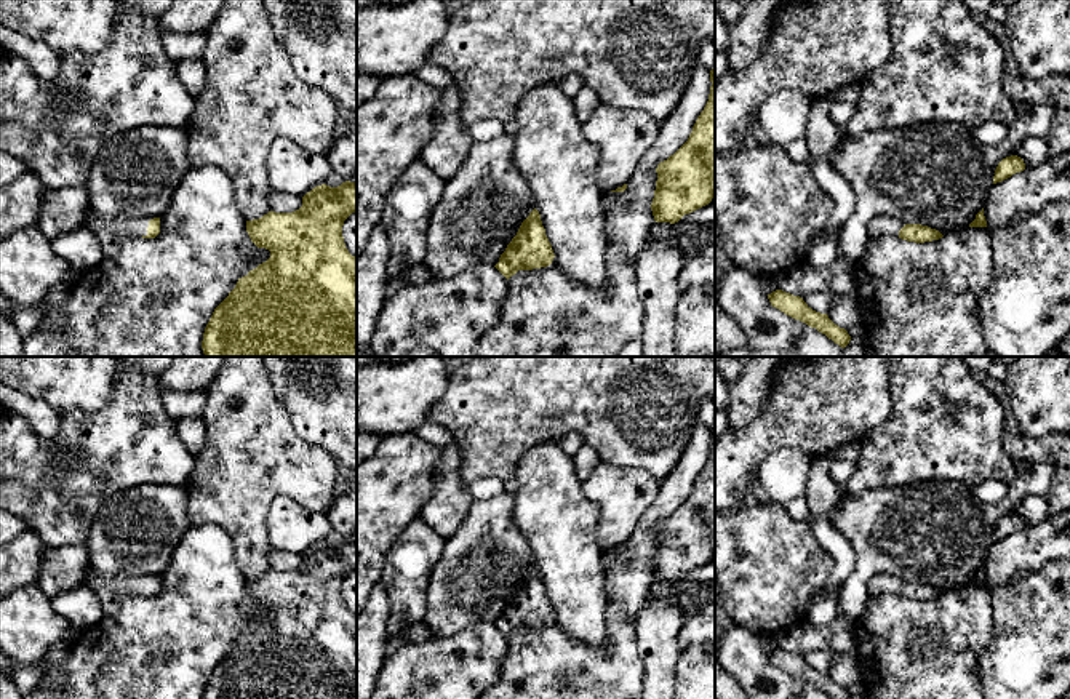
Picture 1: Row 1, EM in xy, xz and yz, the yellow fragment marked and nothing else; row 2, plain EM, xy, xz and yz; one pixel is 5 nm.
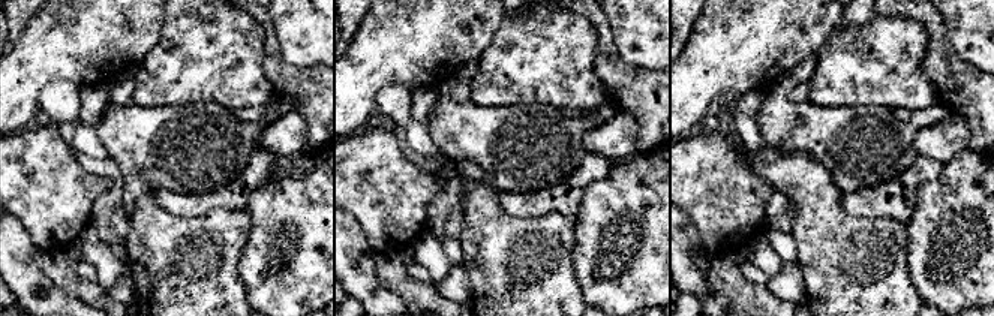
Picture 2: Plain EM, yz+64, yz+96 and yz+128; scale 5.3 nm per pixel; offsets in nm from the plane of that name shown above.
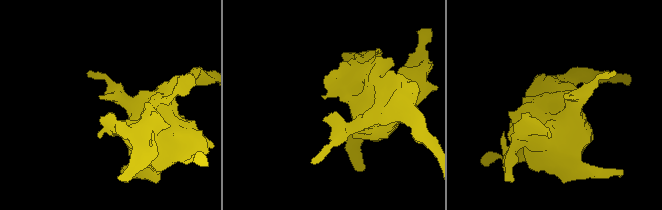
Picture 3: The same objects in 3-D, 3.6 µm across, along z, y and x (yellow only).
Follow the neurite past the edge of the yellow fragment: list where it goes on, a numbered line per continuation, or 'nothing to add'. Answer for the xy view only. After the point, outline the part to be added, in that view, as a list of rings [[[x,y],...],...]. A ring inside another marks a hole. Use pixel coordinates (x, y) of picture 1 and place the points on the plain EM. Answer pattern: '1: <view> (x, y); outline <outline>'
1: xy (111, 591); outline [[[88,566],[83,582],[99,598],[102,616],[114,616],[125,598],[147,593],[150,577],[154,576],[99,576]]]

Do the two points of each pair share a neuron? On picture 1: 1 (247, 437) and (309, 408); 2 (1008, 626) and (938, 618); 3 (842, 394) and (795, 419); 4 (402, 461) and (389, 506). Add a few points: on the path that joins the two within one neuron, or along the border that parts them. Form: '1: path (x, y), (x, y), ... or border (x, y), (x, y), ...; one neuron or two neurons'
1: border (272, 383), (293, 431), (314, 445); two neurons
2: border (990, 589), (994, 635), (978, 658); two neurons
3: path (830, 394), (824, 394), (806, 408); one neuron
4: path (400, 472), (391, 485), (389, 495); one neuron

